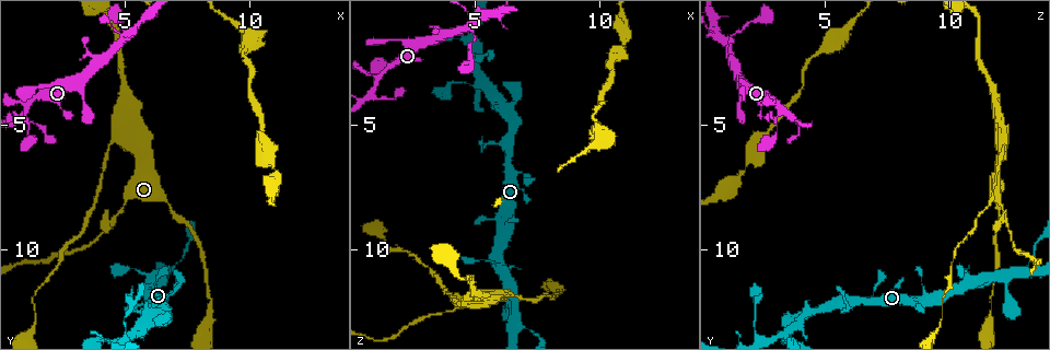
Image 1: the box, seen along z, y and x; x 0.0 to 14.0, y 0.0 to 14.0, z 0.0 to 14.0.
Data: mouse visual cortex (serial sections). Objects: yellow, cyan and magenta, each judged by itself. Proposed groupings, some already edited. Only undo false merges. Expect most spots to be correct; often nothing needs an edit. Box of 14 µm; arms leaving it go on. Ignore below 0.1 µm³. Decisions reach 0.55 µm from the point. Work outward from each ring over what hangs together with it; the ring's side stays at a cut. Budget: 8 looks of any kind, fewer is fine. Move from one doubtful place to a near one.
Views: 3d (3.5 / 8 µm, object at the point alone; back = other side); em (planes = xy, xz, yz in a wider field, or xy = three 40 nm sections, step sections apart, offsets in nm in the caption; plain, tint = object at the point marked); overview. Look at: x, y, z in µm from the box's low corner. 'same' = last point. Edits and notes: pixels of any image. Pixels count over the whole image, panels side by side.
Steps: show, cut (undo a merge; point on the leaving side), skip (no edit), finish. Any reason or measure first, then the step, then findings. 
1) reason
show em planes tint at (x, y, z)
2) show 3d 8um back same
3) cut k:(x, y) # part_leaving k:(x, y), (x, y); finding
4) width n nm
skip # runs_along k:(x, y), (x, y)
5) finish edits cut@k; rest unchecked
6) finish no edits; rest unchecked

sharp bend
show 3d 8um back at (5.0, 5.6, 12.0)

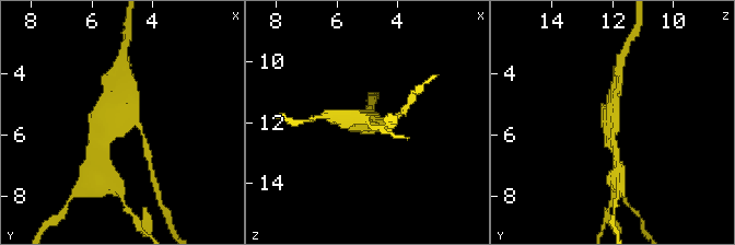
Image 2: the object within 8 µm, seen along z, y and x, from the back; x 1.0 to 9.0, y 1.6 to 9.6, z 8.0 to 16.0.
closer look
show 3d 3.5um at (5.0, 5.7, 12.1)

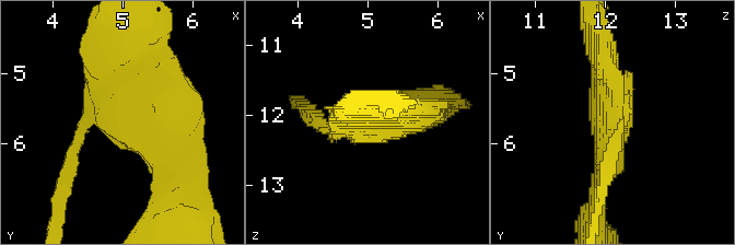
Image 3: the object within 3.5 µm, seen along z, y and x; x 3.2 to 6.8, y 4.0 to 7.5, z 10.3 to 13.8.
show em xy step 5 tint at (5.05, 5.70, 12.05)

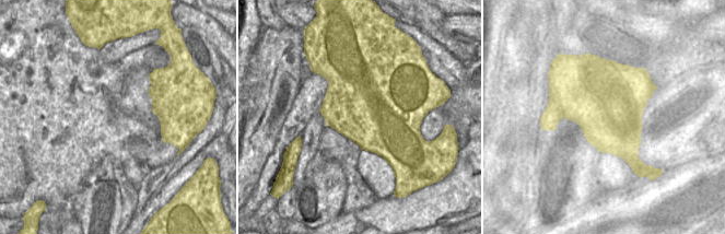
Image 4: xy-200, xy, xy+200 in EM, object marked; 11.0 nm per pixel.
skip # runs_along 3:(181, 175), (127, 121), (113, 57); one cell here

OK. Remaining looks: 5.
a fork
show 3d 3.5um at (1.1, 4.4, 3.3)

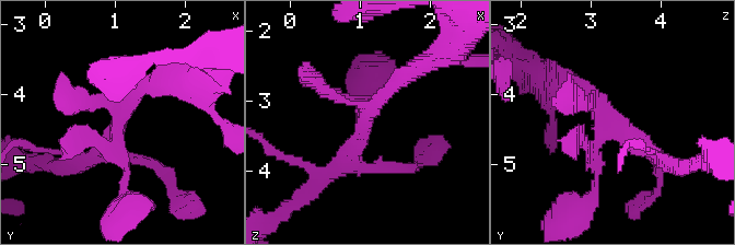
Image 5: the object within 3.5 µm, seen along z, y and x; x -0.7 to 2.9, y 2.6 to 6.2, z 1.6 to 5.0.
need the tissue
show em xy step 5 tint at (1.05, 4.35, 3.25)

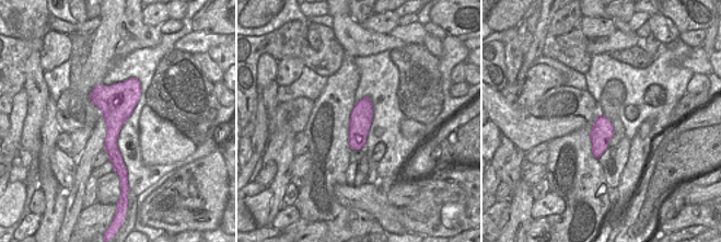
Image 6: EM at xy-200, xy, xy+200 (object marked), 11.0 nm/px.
skip # continuous, no second cell

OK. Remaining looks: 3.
a narrow waist
show 3d 3.5um at (4.9, 1.6, 1.1)

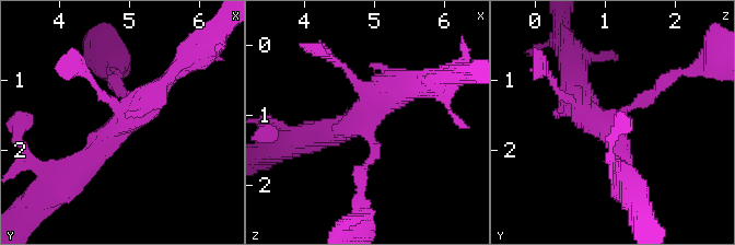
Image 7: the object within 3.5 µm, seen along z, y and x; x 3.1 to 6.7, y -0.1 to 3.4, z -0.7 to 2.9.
show em xy step 1 tint at (4.85, 1.65, 1.05)

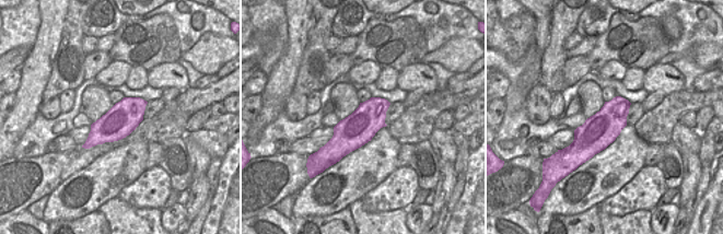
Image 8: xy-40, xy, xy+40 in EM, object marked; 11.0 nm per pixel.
skip # runs_along 7:(67, 179), (167, 79); continuous, no second cell

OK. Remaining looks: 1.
finish no edits; rest unchecked

